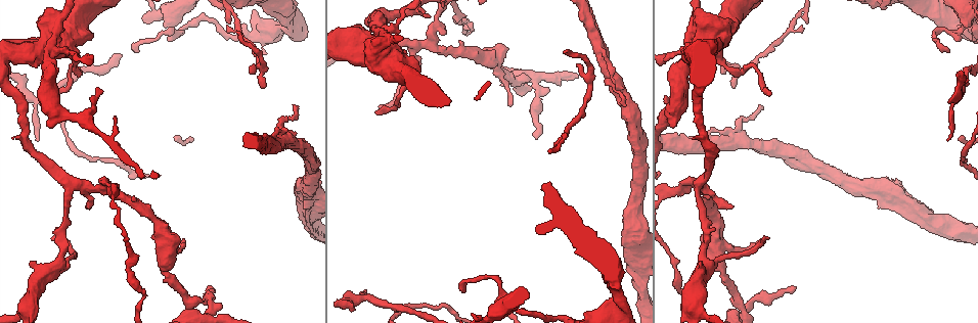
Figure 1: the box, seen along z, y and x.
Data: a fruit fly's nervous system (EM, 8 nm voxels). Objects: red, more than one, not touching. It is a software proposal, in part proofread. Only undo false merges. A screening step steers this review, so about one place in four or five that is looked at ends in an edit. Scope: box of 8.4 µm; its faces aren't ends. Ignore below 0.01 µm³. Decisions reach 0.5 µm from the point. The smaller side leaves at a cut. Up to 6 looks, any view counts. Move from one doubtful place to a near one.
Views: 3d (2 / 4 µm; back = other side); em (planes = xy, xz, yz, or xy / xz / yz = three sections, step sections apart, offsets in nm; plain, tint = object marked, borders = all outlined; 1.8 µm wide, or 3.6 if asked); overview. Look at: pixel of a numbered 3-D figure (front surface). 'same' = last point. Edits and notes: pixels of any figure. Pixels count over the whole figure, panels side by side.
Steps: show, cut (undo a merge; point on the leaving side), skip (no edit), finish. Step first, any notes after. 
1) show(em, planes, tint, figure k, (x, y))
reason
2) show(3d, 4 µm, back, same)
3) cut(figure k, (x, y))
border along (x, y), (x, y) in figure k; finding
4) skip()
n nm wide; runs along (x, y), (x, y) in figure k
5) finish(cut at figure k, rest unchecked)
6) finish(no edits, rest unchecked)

show(em, 3.6 µm, planes, tint, figure 1, (381, 31))
calibre changes

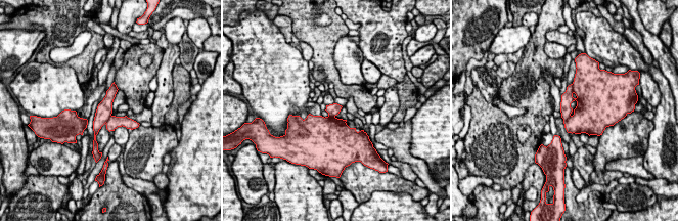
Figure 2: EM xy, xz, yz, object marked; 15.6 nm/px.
cut(figure 2, (567, 98))
the part that leaves runs along (114, 87), (96, 129) in figure 2; a second neuron is stuck on

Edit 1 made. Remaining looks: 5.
show(overview)
see it whole again

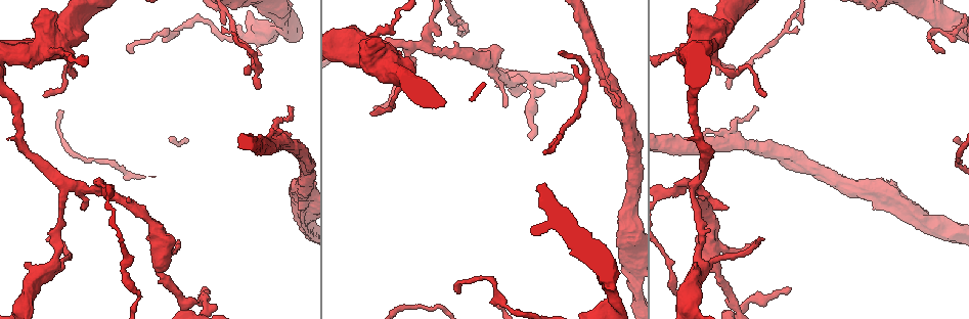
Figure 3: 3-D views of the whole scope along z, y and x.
show(3d, 4 µm, figure 3, (282, 140))
sudden change in width

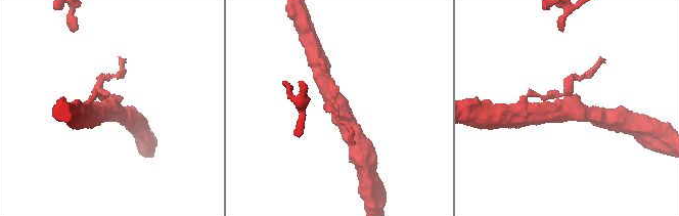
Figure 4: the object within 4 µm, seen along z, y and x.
show(em, planes, tint, figure 4, (338, 106))

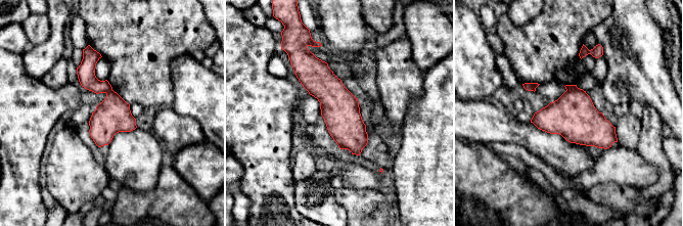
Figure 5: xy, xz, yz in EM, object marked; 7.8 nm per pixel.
skip()
runs along (308, 61), (335, 99), (357, 151) in figure 5; all the same neuron

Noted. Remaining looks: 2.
show(em, planes, plain, figure 3, (54, 265))
abrupt turn

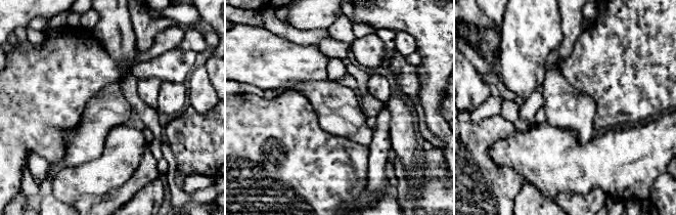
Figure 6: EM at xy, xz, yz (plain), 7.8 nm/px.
show(em, planes, tint, same)
with the object marked

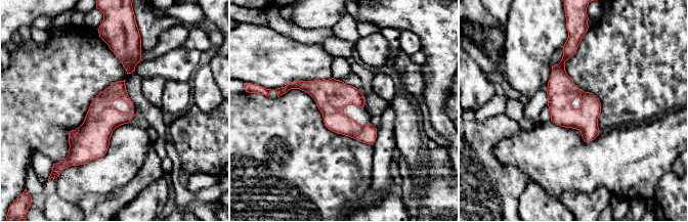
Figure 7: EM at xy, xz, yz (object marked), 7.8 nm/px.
skip()
220 nm wide; all the same neuron

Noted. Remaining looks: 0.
finish(cut at figure 2, rest unchecked)

